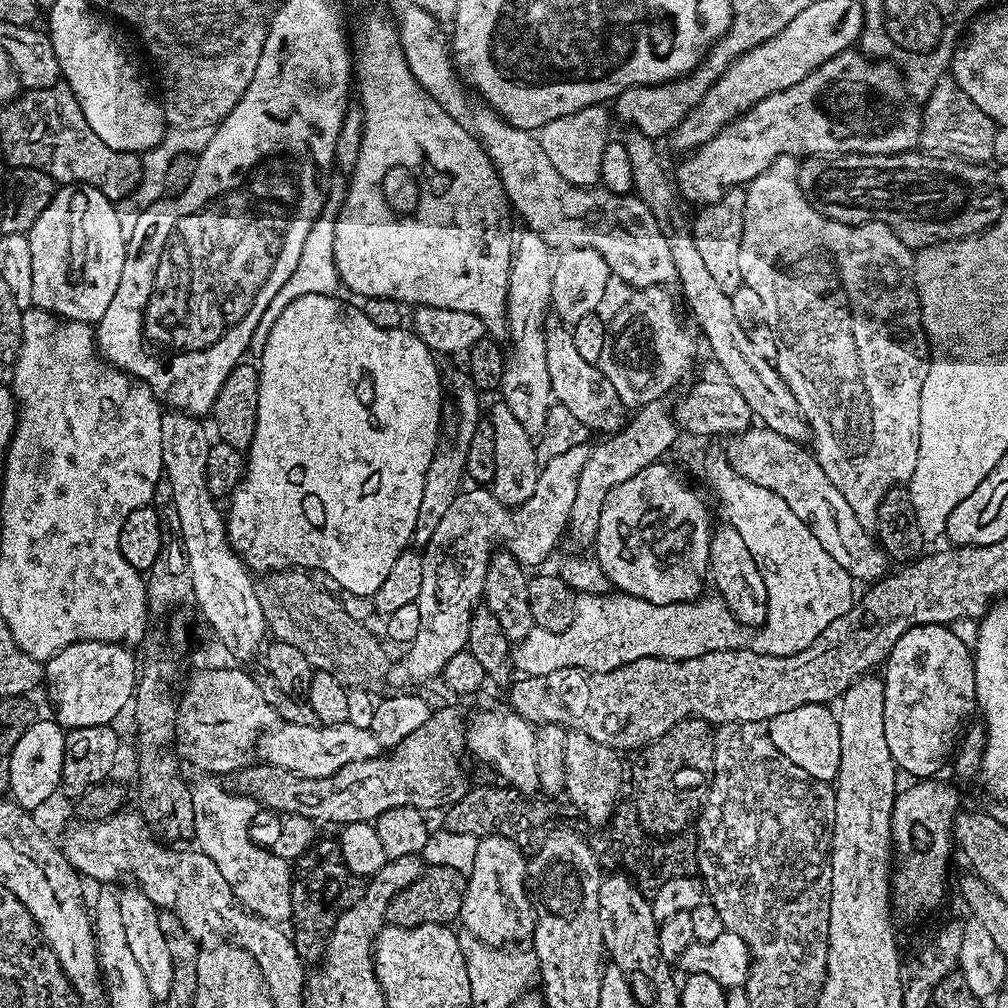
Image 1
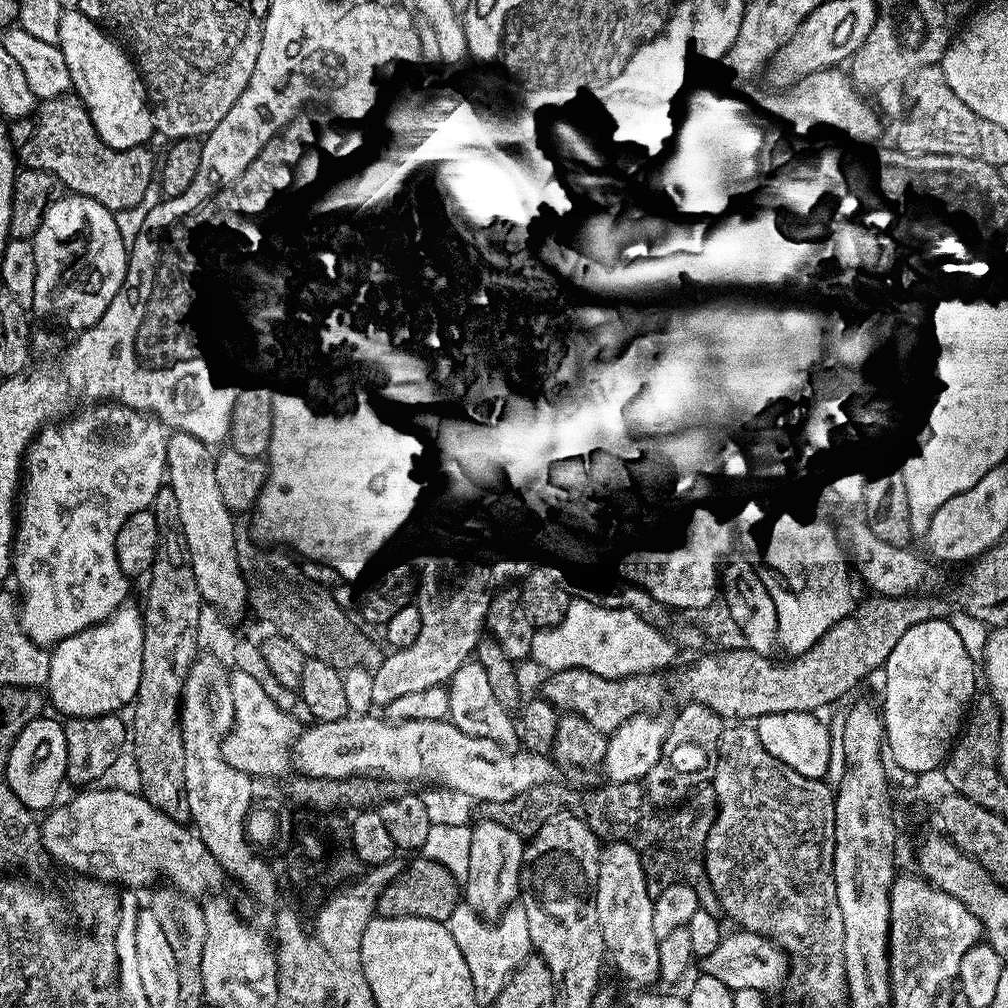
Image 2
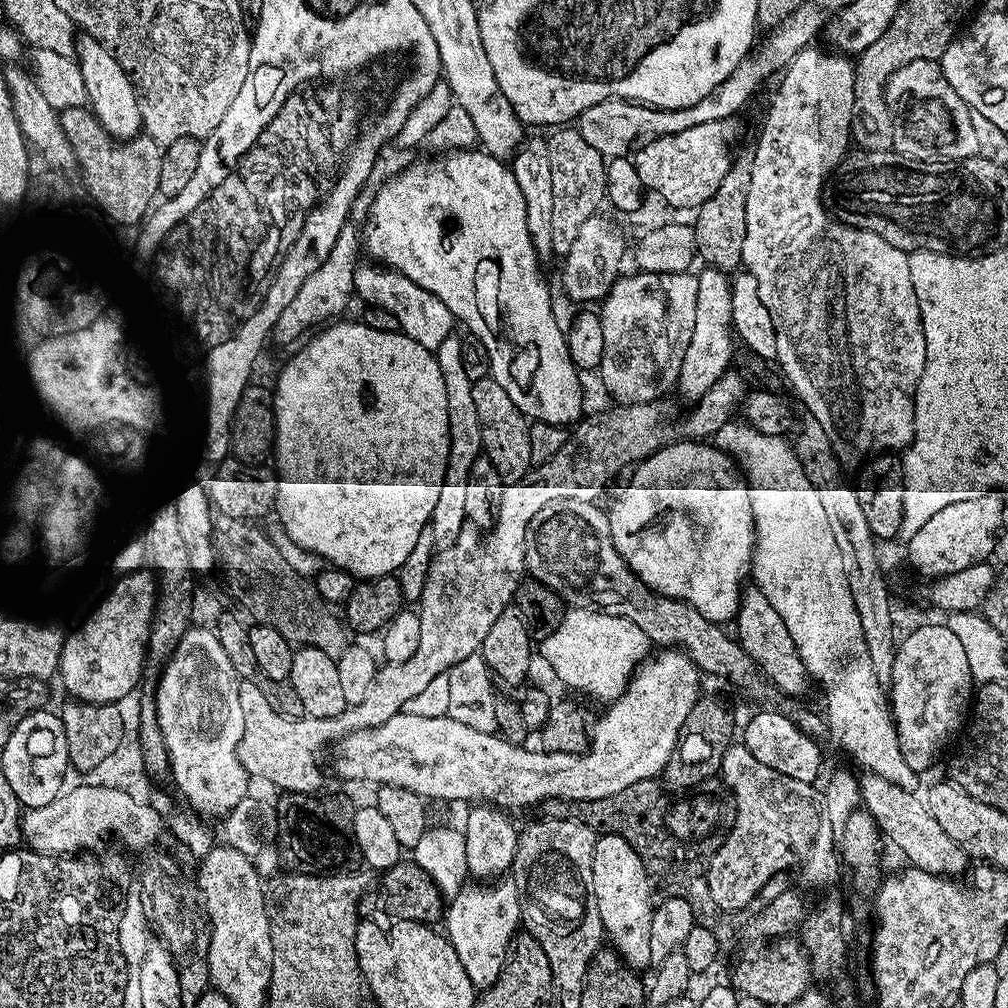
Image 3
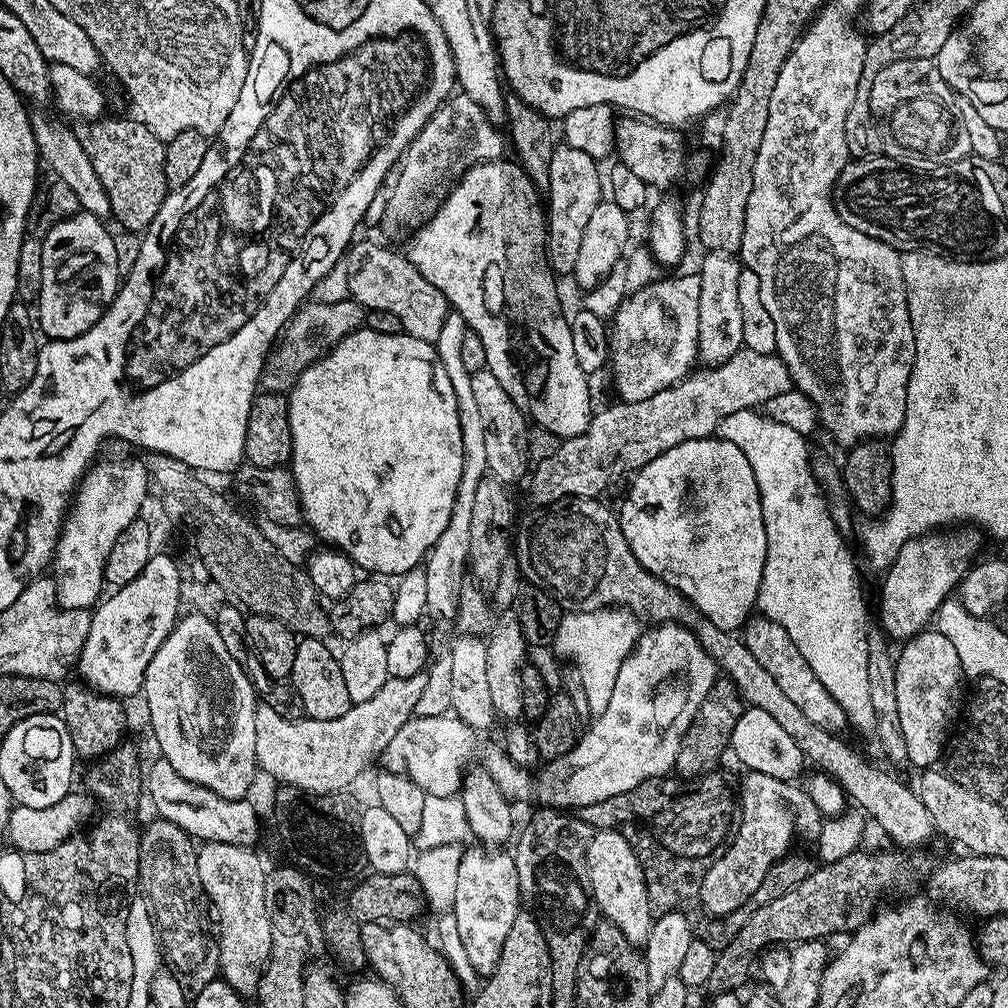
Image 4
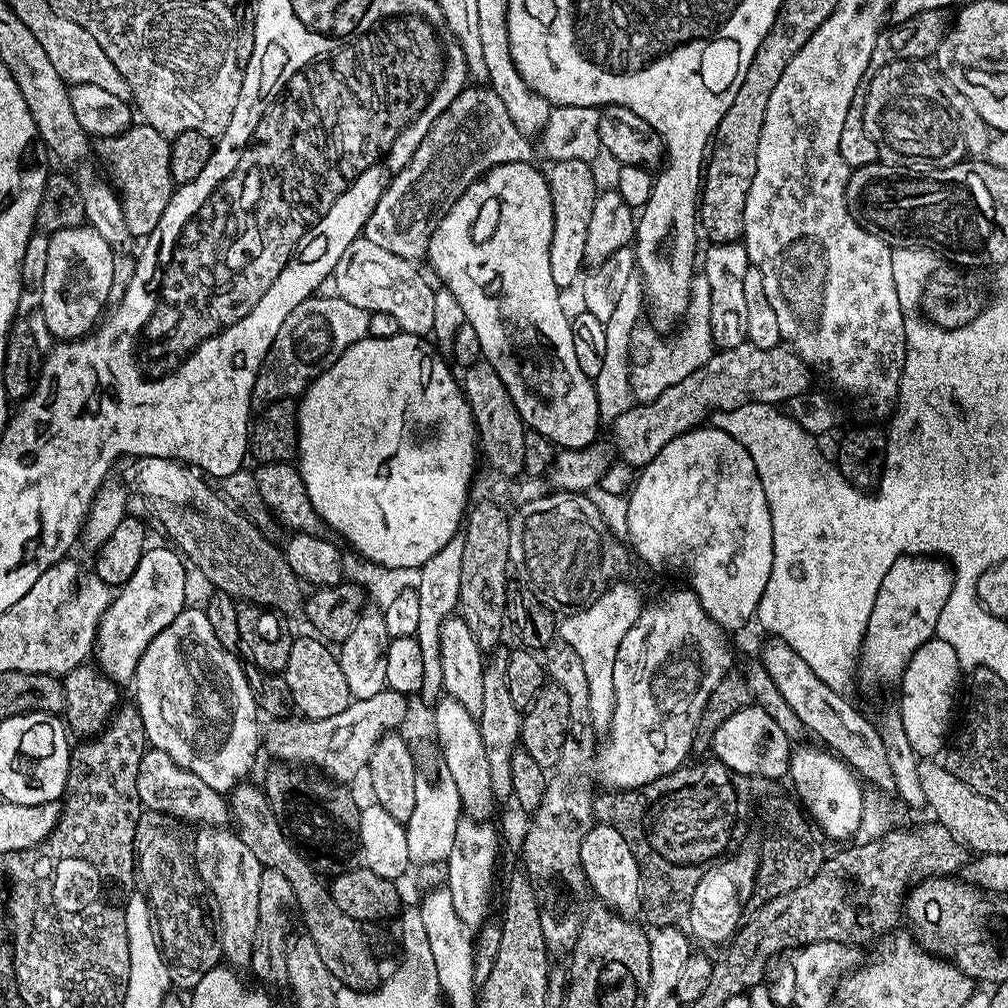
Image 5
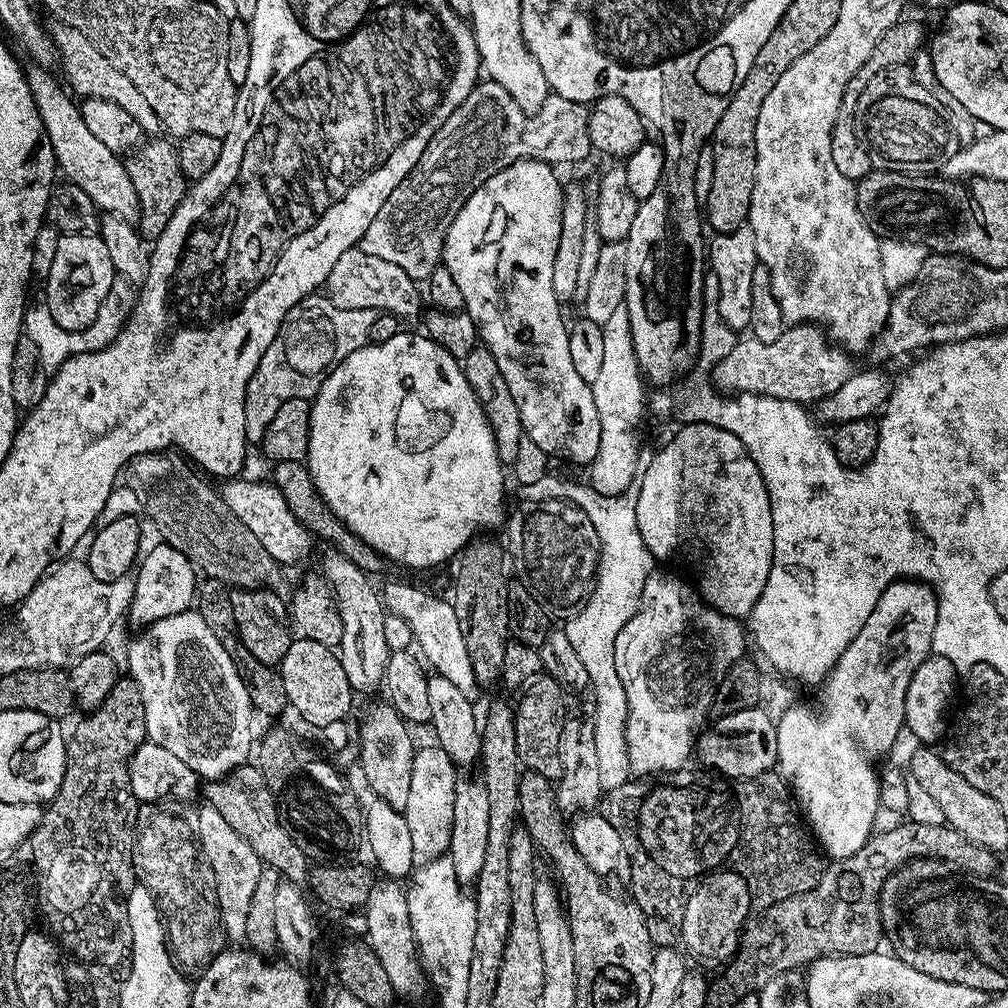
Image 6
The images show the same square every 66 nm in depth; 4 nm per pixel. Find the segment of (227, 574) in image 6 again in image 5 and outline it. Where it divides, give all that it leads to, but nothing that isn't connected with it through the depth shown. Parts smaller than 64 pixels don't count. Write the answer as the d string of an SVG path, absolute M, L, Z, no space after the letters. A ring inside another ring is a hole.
M153 456L139 457L138 464L136 484L149 510L183 558L193 561L206 574L215 591L230 594L237 602L259 604L281 614L301 611L306 600L305 593L300 593L302 580L287 564L281 549L275 548L265 533L228 505L199 471L179 460Z

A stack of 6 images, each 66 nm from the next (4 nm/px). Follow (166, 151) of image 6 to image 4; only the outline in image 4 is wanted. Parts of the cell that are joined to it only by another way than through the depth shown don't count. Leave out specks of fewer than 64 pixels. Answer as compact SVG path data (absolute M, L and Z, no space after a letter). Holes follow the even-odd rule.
M139 118L108 119L80 120L74 131L109 196L112 216L120 219L130 231L140 234L150 226L169 193L164 175L165 143L155 137Z

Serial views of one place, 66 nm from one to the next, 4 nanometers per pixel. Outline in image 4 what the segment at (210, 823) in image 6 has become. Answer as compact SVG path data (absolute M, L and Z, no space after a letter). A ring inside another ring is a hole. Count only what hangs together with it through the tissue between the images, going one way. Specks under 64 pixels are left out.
M204 842L196 852L198 878L218 913L220 976L238 995L245 998L255 997L260 979L264 976L264 966L272 952L270 918L264 902L266 868L260 865L254 853L252 848L226 842Z

